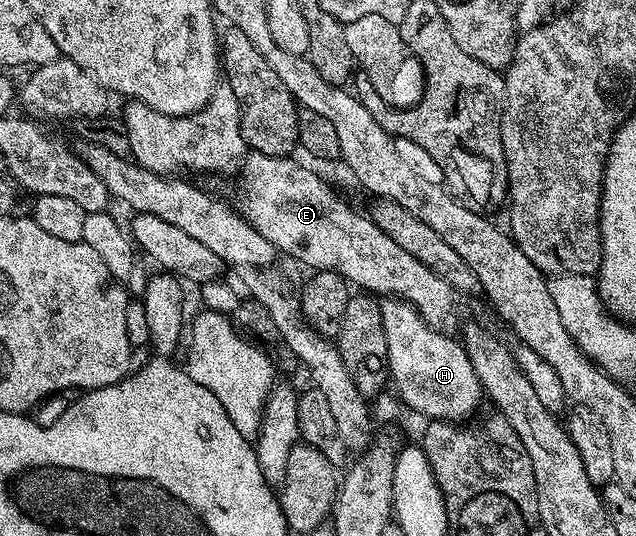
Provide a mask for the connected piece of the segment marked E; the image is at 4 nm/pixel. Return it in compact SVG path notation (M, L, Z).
M255 152L249 154L244 165L246 178L242 181L242 205L240 204L240 212L247 223L256 231L260 231L260 235L264 235L268 243L295 257L299 265L307 270L332 269L359 290L407 301L417 309L418 314L430 324L432 329L443 331L454 331L456 327L458 329L460 297L455 289L419 259L404 251L404 248L390 239L365 212L357 213L344 202L338 201L337 195L330 193L329 187L312 170L305 169L300 162L294 160L293 156L269 157Z

